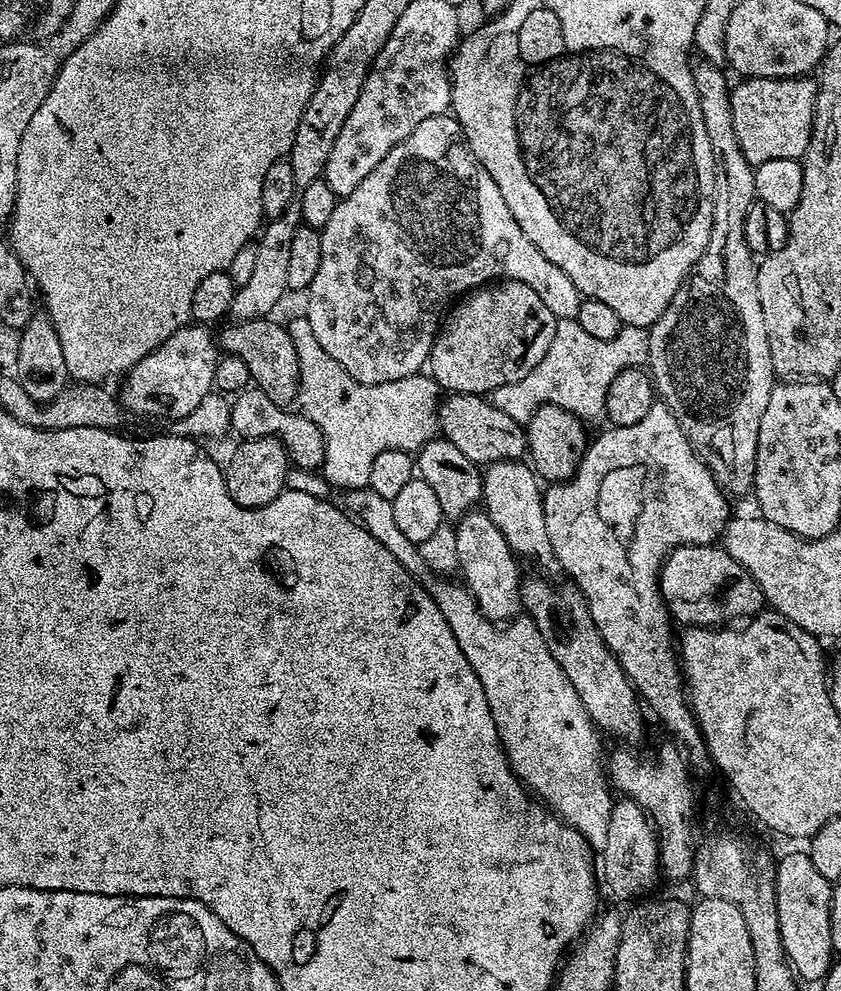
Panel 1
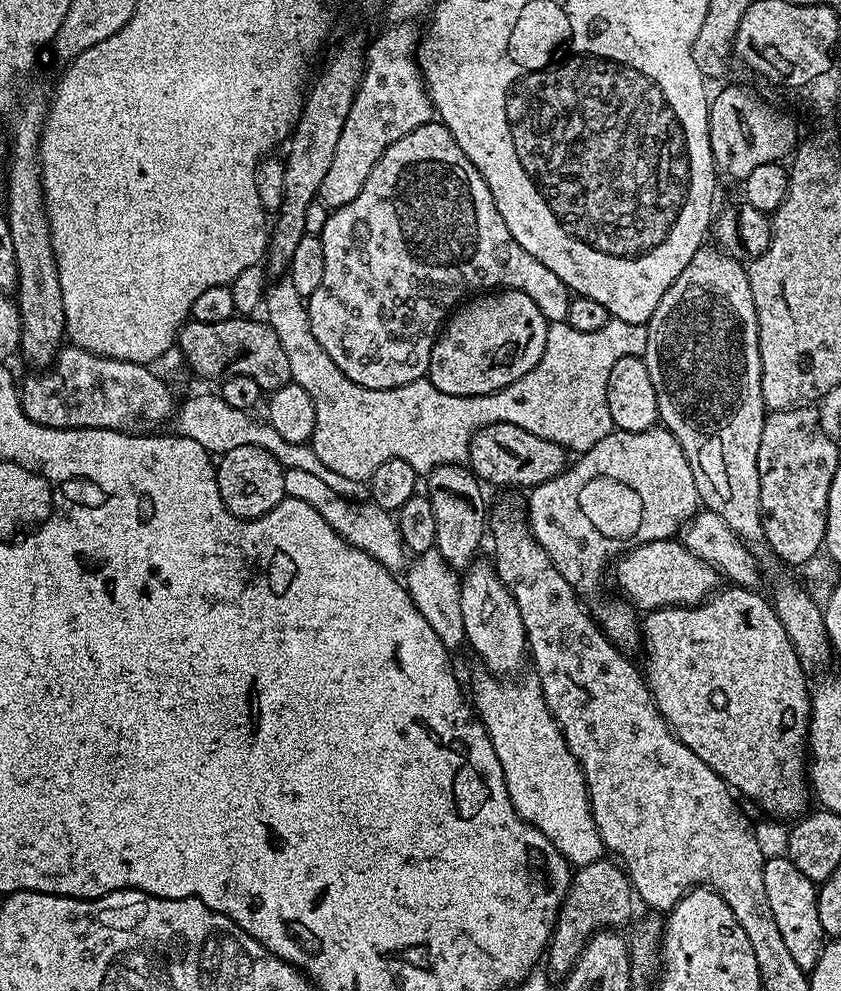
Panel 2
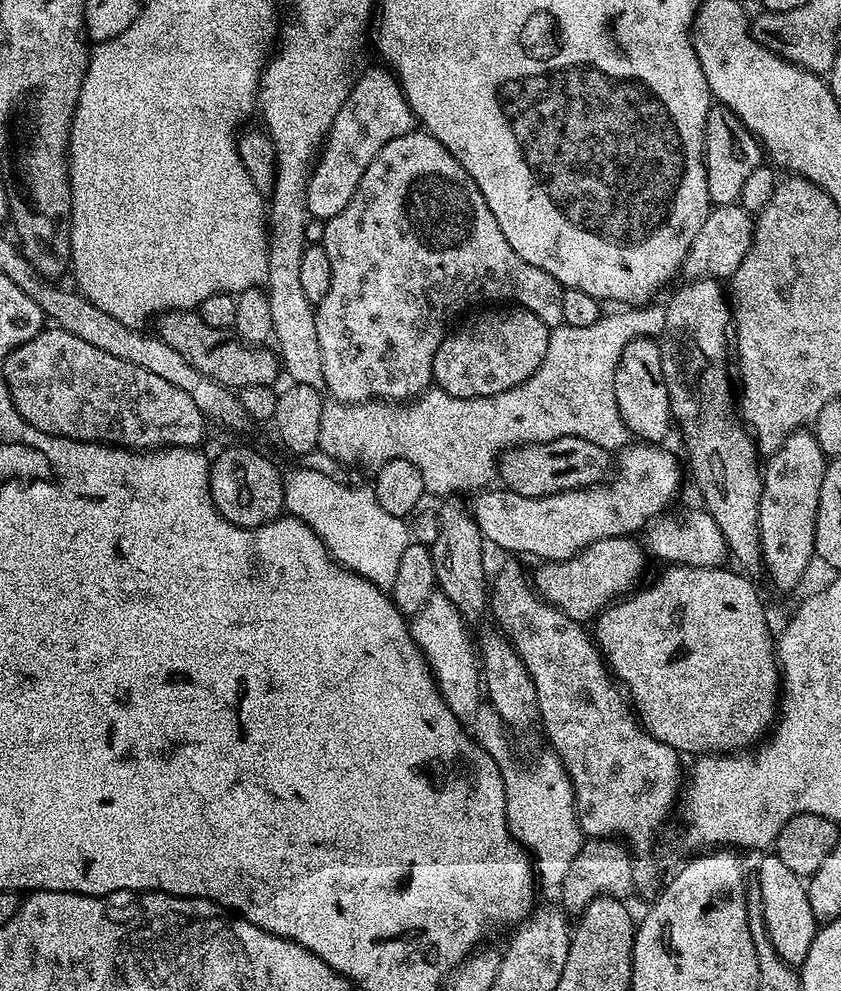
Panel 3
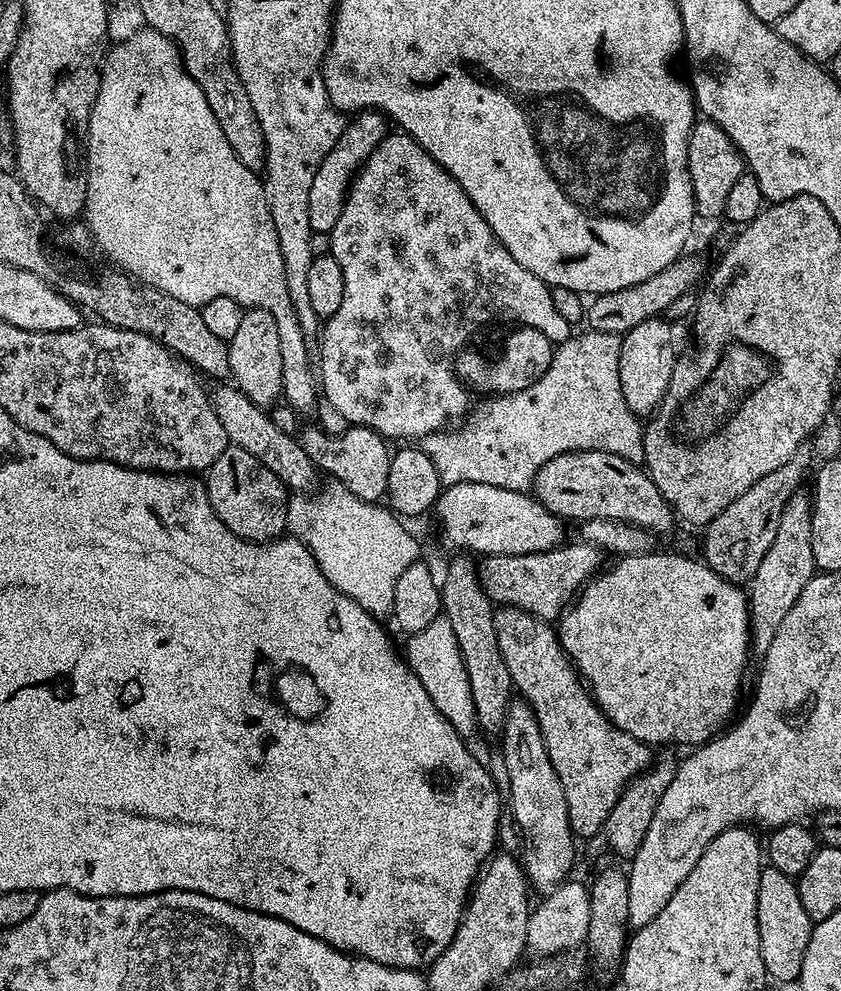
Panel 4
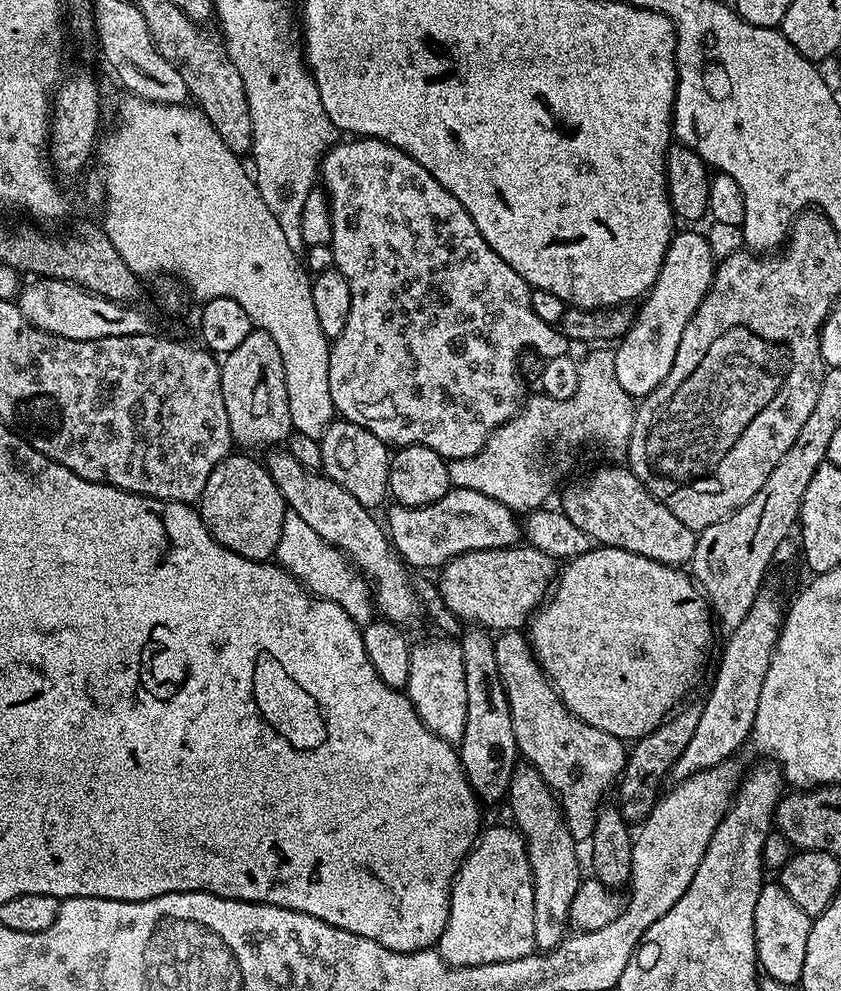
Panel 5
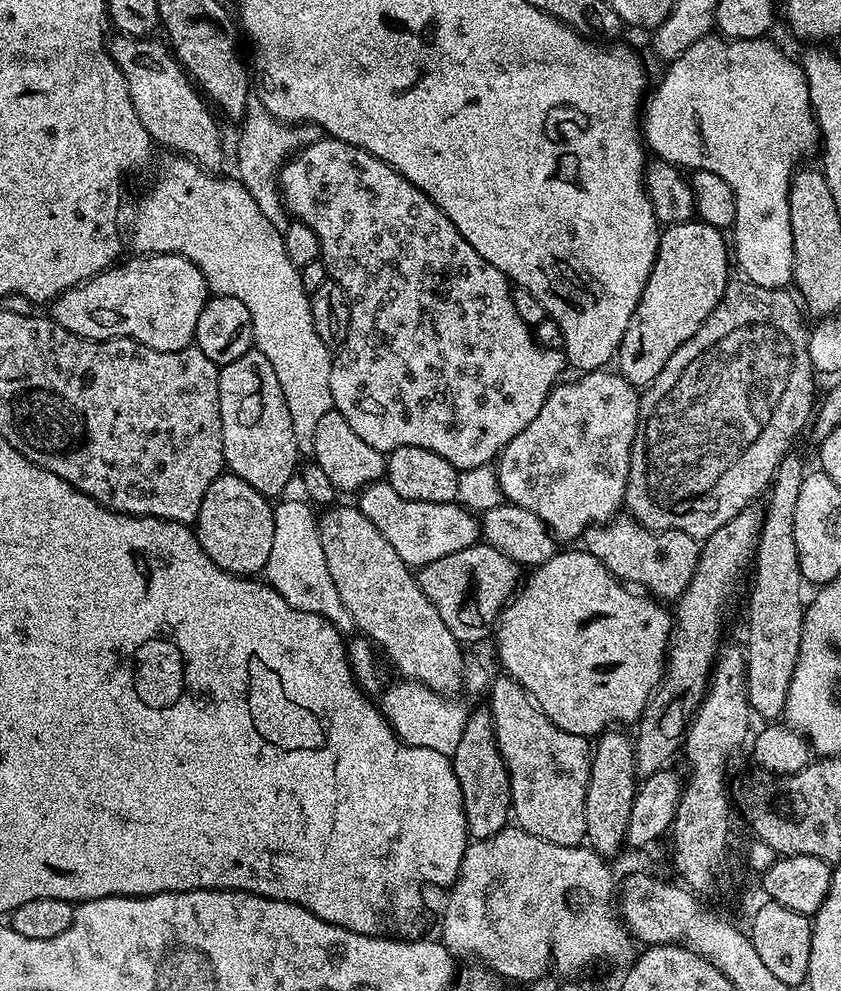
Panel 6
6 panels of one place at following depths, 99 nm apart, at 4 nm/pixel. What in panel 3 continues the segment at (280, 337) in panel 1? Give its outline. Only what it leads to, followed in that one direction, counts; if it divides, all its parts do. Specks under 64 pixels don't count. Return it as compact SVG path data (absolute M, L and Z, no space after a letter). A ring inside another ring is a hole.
M179 308L173 312L165 312L155 324L155 335L166 342L166 346L174 346L174 350L178 350L178 354L182 354L182 358L186 358L186 362L194 366L194 370L214 378L214 382L222 386L239 390L259 384L275 385L276 375L281 375L282 364L275 351L267 352L267 347L245 344L236 338L224 340L225 333L221 329L206 326L199 311Z

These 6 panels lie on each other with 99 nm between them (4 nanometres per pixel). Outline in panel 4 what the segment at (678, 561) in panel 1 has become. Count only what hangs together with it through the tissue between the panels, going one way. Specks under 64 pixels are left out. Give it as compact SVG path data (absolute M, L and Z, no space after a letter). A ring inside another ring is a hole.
M568 543L534 554L483 557L478 564L480 585L493 605L521 608L539 620L555 621L576 599L580 589L601 571L606 560L605 553L593 544Z

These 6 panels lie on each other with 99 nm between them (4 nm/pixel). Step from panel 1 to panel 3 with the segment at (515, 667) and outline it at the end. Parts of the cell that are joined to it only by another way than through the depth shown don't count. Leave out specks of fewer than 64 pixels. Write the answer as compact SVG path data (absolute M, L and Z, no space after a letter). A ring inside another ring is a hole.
M487 702L481 703L478 714L470 722L470 731L484 747L486 754L494 758L502 774L506 794L506 818L512 837L530 853L539 883L552 890L559 889L586 839L578 822L574 786L562 762L555 752L544 750L529 768L519 764L508 729L505 728L502 718L492 709L492 705Z

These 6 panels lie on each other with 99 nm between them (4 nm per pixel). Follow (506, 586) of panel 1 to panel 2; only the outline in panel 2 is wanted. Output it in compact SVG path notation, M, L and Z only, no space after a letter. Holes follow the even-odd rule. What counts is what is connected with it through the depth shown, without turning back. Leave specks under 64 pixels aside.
M477 559L468 565L463 573L460 582L460 593L462 594L462 626L464 627L464 639L467 647L476 651L476 656L480 659L479 663L487 668L494 676L508 678L511 672L519 670L526 664L526 653L528 650L528 639L526 630L522 626L522 614L518 614L518 602L506 590L502 578L498 578L495 567L487 559Z

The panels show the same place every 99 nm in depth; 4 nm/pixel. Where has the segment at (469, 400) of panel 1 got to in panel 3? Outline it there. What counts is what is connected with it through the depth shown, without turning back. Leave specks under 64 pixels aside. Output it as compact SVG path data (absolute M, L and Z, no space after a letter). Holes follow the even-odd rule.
M573 436L545 444L513 446L498 460L498 480L504 483L501 485L507 491L523 496L549 496L575 488L591 488L592 485L601 483L609 472L610 453L602 446L594 446L594 442L586 442L586 438Z

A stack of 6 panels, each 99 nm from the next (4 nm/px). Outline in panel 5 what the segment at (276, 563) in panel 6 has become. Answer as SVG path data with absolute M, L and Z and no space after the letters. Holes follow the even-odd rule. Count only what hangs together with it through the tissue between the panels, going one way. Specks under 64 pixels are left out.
M290 510L285 511L284 521L282 522L282 538L278 538L276 547L275 563L300 581L305 588L314 596L320 596L330 602L338 602L342 610L352 621L361 626L371 624L374 620L374 601L372 589L367 580L356 571L351 560L344 555L340 549L333 544L327 544L298 514Z

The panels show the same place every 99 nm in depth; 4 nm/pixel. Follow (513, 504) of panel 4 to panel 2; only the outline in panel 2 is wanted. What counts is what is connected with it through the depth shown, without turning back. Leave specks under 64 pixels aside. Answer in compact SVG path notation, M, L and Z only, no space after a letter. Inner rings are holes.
M663 426L647 428L641 432L614 430L609 436L602 438L602 442L594 442L594 446L590 446L588 452L579 453L577 460L580 460L577 464L575 461L571 466L565 468L564 471L559 472L557 476L542 482L537 488L531 489L527 493L526 515L528 518L528 529L532 531L532 536L538 542L538 546L542 546L542 550L546 550L546 554L550 554L550 562L558 570L558 574L562 574L562 578L566 578L566 582L570 582L570 586L577 594L587 598L587 596L592 596L599 590L600 583L604 580L604 571L607 568L609 571L610 565L617 557L630 551L631 548L637 548L638 545L645 544L646 542L673 539L687 525L688 521L696 515L701 507L701 503L698 490L694 486L694 474L690 470L690 462L682 450L682 446L674 438L674 434Z

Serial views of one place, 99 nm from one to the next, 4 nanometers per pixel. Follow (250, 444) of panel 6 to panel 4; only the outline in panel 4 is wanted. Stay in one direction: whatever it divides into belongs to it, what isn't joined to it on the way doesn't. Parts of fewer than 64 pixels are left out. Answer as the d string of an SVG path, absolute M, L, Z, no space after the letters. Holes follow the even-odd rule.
M245 308L242 314L242 322L230 338L228 345L228 370L235 387L255 404L272 406L281 399L284 387L282 386L282 342L278 338L278 322L274 322L274 314L270 310L261 308Z

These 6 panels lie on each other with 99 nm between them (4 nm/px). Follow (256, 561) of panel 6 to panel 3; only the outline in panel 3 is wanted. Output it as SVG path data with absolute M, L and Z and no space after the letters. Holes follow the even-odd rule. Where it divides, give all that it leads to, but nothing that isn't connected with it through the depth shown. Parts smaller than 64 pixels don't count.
M228 448L211 461L208 477L214 506L230 522L257 528L284 512L284 476L266 457L252 448Z

